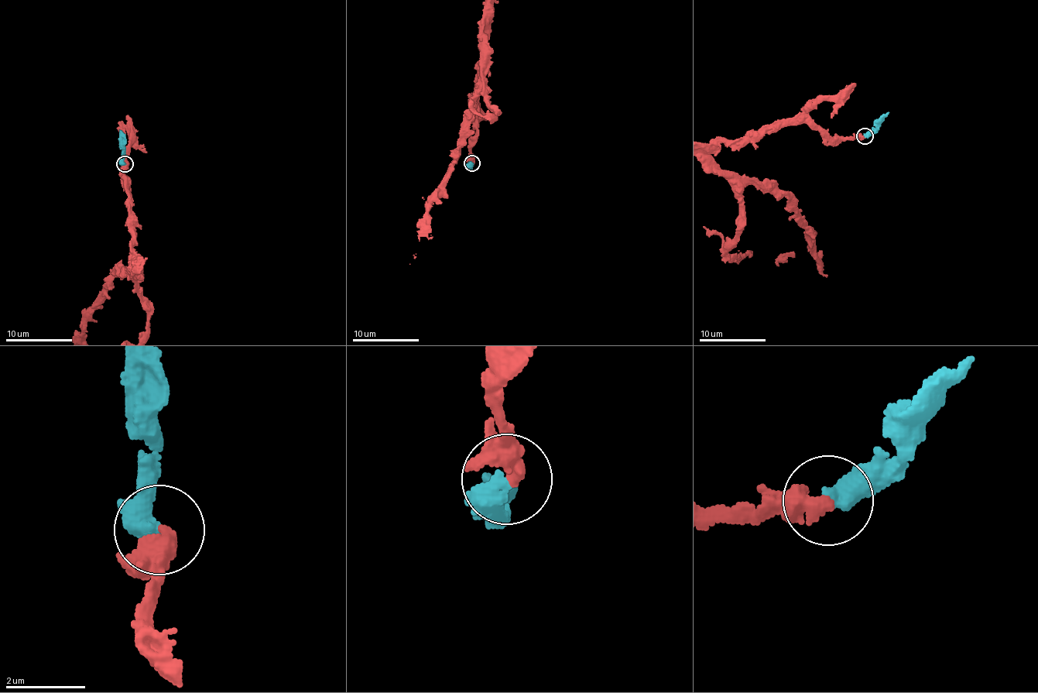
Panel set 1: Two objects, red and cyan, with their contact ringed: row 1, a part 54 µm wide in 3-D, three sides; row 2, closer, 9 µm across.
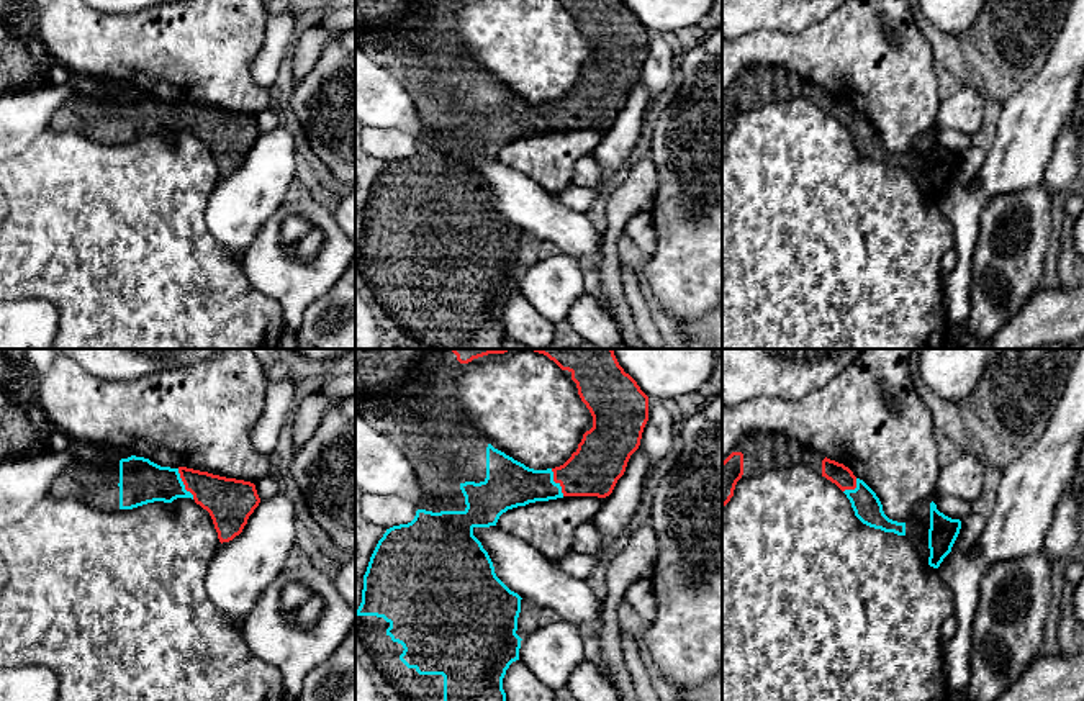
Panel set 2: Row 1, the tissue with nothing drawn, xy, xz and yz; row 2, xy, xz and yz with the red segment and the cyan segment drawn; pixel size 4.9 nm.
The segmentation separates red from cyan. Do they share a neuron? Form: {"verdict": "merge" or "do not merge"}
{"verdict": "merge"}

